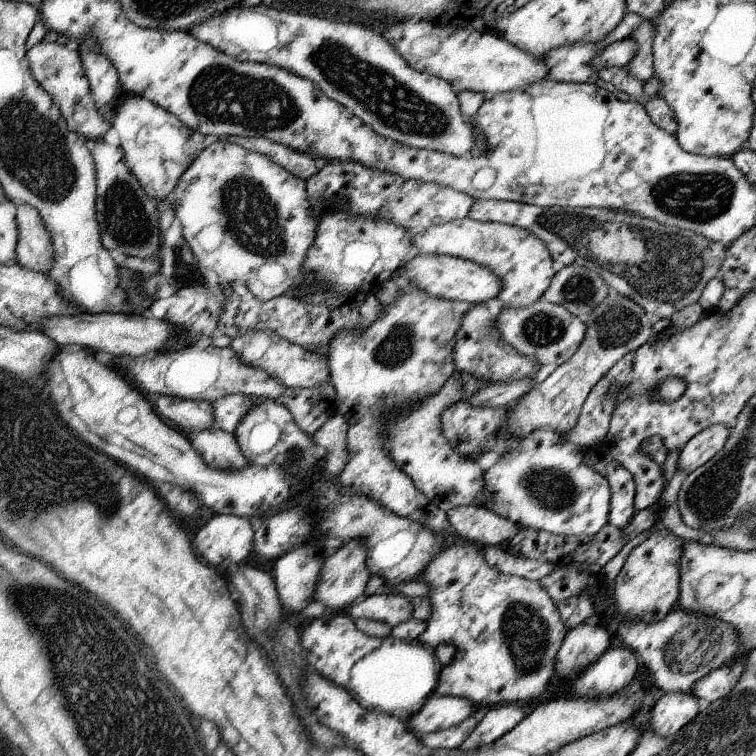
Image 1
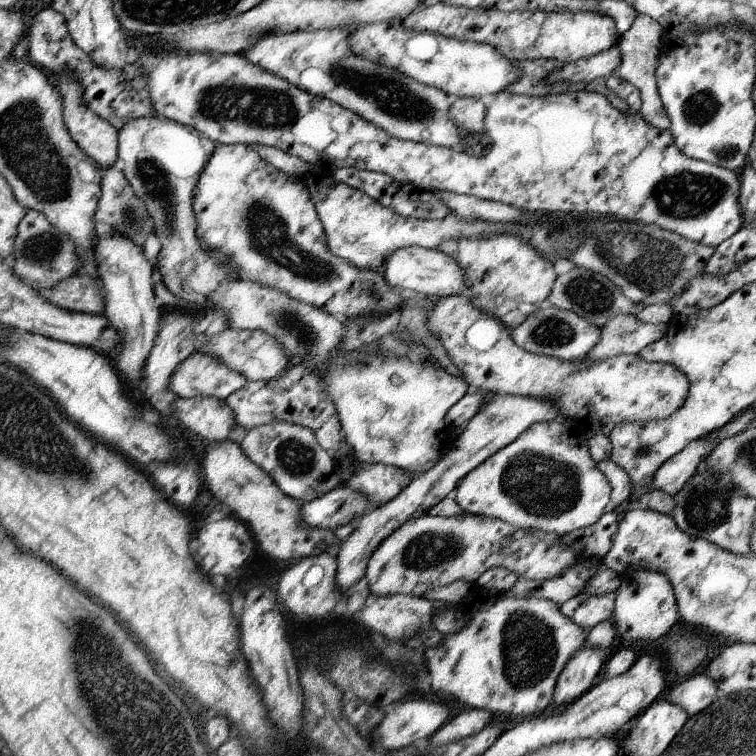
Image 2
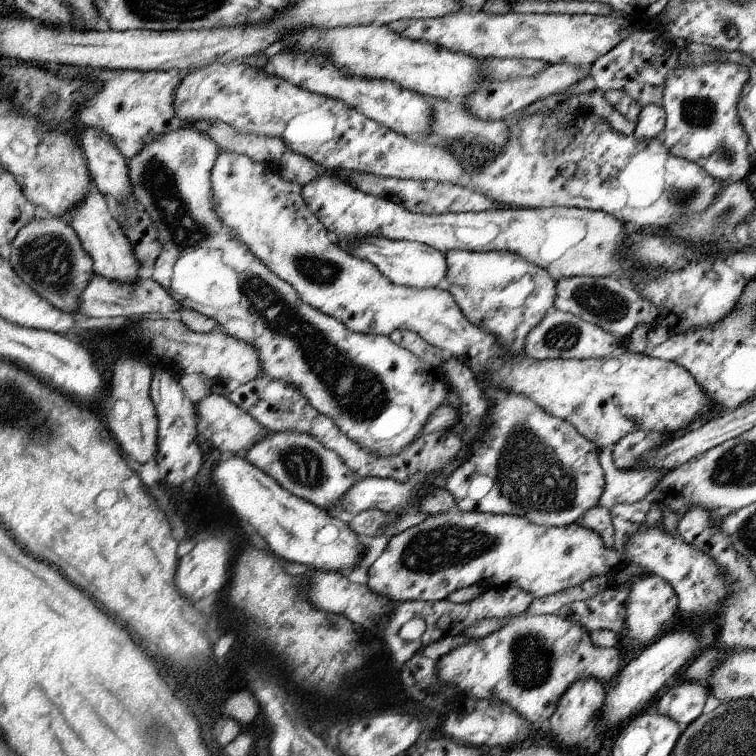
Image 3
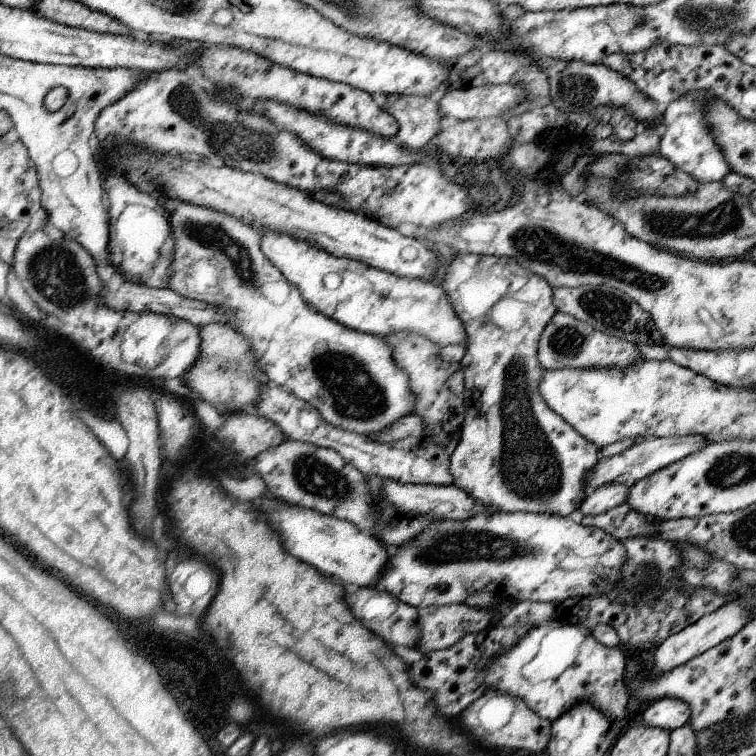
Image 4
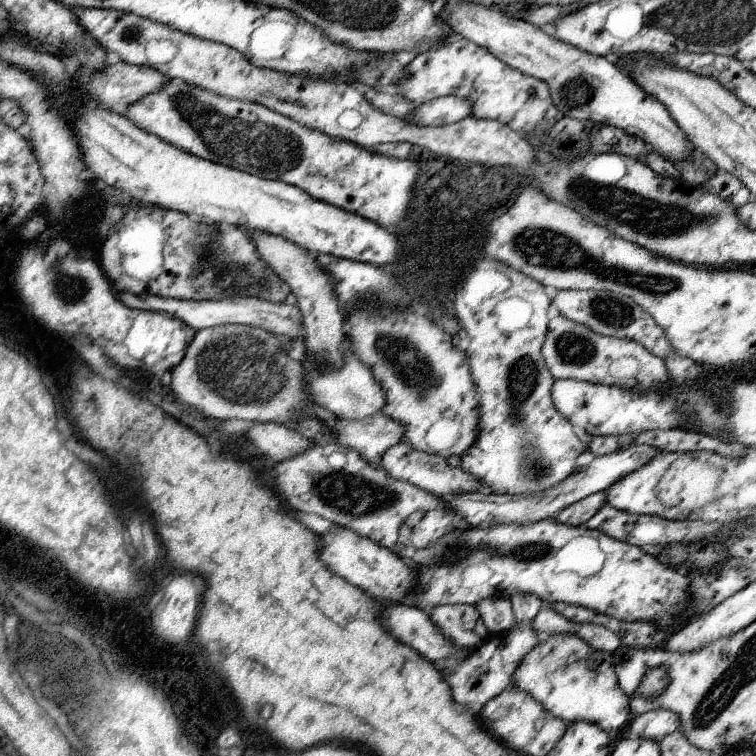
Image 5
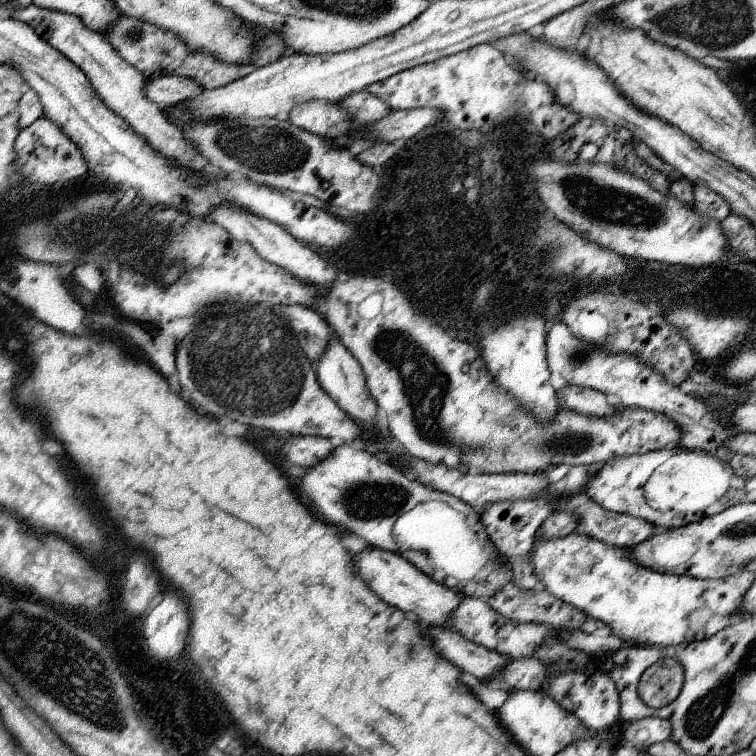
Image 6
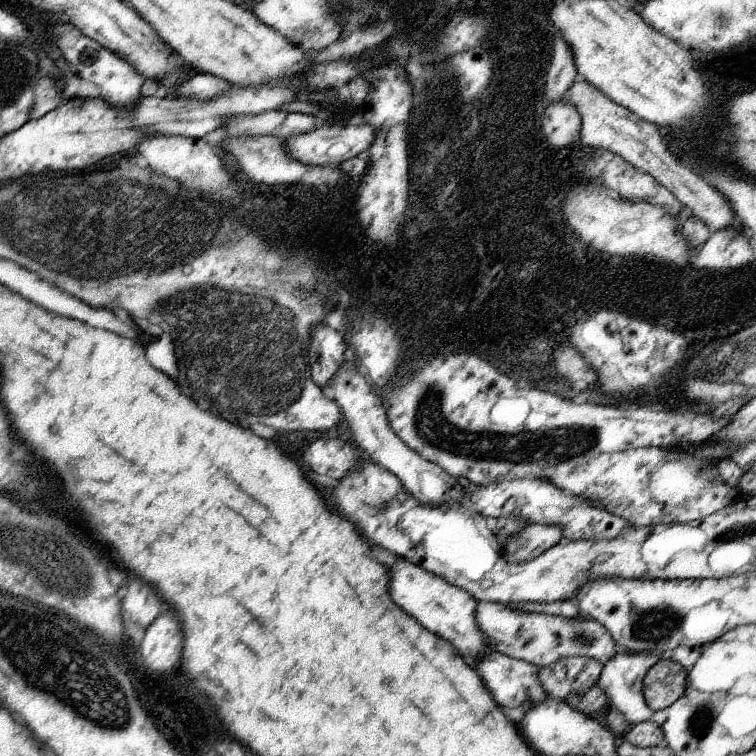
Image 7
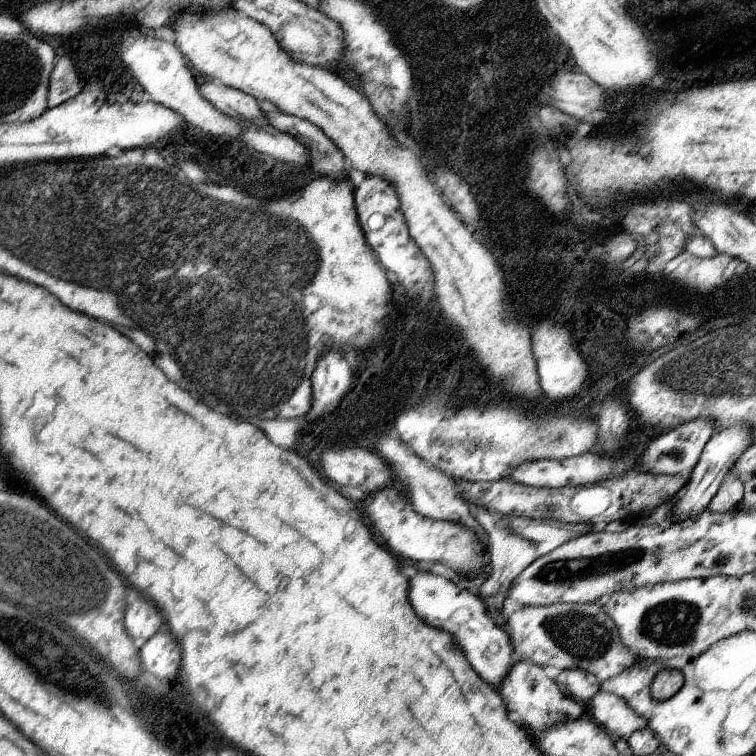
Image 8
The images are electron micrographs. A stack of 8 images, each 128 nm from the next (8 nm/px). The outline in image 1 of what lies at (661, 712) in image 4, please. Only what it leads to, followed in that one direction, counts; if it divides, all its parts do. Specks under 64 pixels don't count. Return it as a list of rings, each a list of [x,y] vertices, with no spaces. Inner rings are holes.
[[[734,664],[721,666],[697,680],[690,692],[697,700],[706,700],[712,704],[724,698],[737,685],[741,673],[742,670]]]

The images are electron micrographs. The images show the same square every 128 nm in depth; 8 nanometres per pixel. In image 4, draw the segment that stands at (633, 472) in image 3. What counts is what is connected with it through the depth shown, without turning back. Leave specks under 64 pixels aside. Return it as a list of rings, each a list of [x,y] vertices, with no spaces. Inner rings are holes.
[[[605,484],[584,496],[577,509],[584,517],[596,517],[616,505],[626,503],[629,488],[625,484]]]

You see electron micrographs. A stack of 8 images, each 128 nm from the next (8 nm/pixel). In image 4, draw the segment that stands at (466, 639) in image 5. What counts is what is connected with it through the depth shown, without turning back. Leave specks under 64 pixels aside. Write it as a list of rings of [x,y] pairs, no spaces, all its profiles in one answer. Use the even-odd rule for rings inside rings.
[[[465,602],[422,607],[418,614],[421,635],[414,649],[422,654],[454,646],[464,637],[490,626],[492,618],[492,613],[472,608]]]

